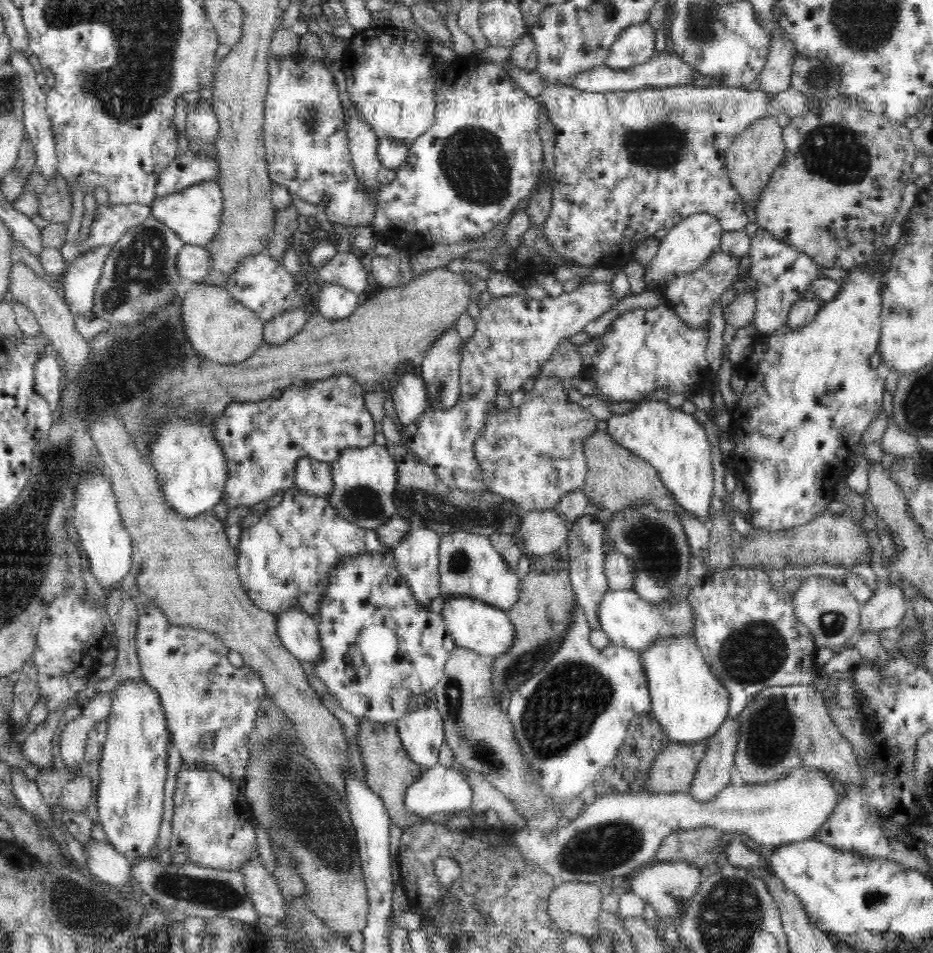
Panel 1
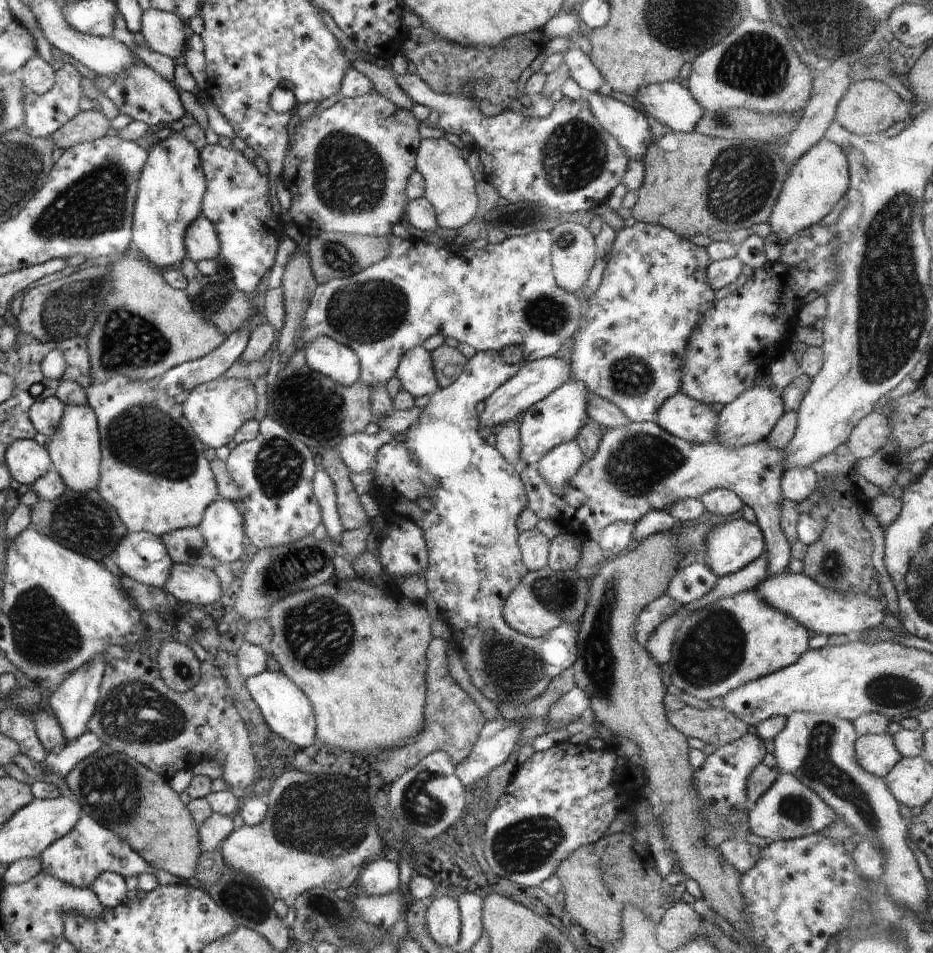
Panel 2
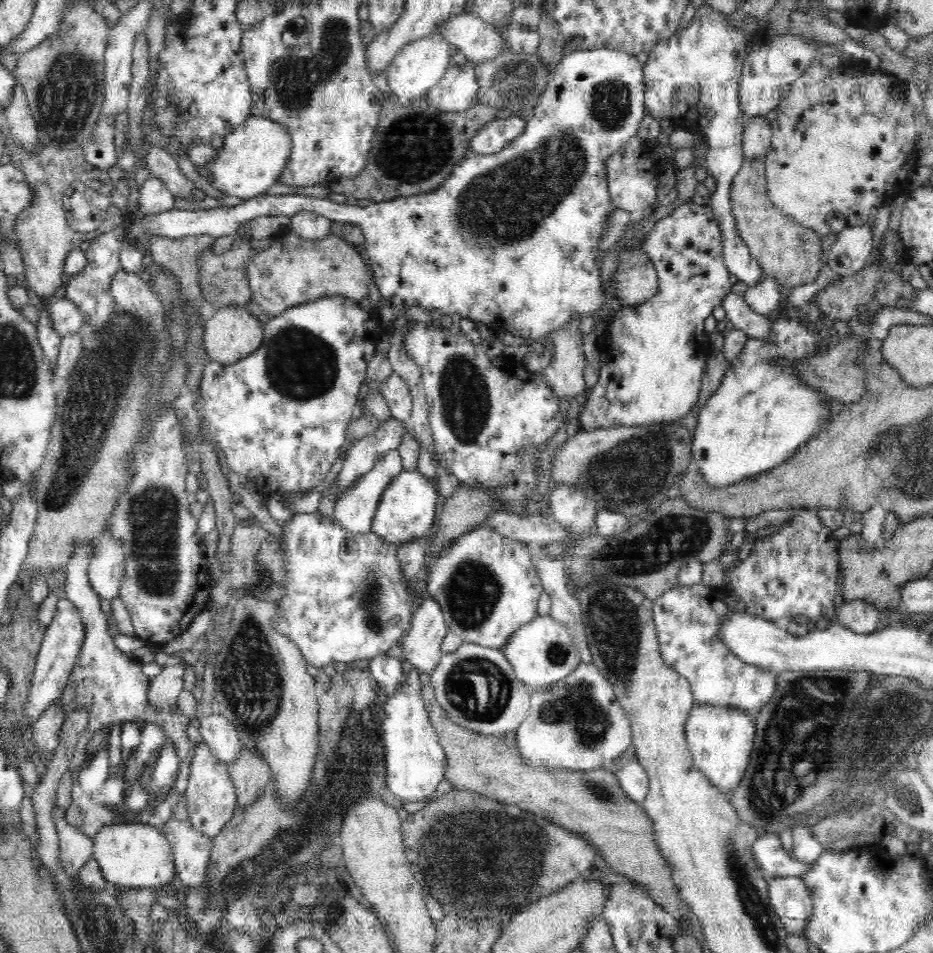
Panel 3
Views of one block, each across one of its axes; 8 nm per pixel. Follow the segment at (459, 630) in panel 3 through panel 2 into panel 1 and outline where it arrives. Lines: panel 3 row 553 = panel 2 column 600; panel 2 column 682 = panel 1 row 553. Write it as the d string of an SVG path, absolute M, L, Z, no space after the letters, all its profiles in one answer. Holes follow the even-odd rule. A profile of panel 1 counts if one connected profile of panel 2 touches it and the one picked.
M456 531L440 538L439 548L440 595L470 597L499 609L509 609L518 599L522 580L494 548L490 537Z

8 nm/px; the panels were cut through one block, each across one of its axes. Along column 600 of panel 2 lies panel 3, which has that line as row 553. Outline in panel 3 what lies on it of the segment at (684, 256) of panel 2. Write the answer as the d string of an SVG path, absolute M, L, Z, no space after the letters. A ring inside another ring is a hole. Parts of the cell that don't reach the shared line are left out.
M319 513L293 515L290 520L282 523L282 550L284 551L284 570L286 576L281 586L286 594L277 601L277 617L273 620L271 627L283 634L286 638L293 640L299 645L304 660L315 667L328 666L336 662L354 662L354 660L371 659L379 654L385 654L394 644L400 644L402 638L408 634L414 614L414 602L419 601L416 591L408 589L408 580L404 579L402 565L396 557L397 545L384 541L381 536L370 531L367 533L350 533L335 520L322 516Z

